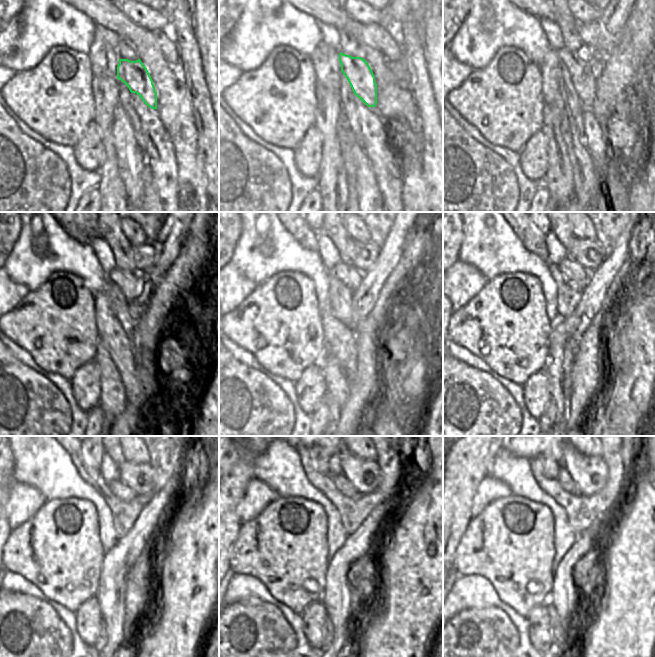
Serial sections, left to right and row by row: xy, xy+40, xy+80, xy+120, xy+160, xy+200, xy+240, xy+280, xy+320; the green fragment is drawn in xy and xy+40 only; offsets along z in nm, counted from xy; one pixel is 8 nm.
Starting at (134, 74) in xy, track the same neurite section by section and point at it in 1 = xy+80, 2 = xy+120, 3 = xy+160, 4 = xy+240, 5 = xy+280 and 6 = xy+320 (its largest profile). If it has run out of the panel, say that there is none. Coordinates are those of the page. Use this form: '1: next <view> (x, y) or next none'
1: next xy+80 (585, 71)
2: next xy+120 (131, 284)
3: next xy+160 (345, 272)
4: next xy+240 (118, 488)
5: next xy+280 (341, 482)
6: next xy+320 (566, 482)

